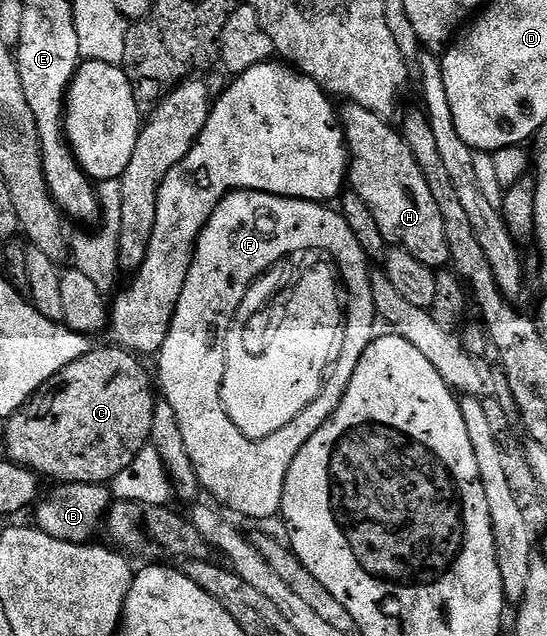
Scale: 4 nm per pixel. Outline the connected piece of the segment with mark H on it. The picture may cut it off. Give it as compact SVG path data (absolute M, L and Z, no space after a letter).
M350 103L344 106L344 109L341 109L341 124L343 135L347 138L347 152L350 157L349 185L368 205L388 246L409 251L421 263L436 271L450 266L449 243L445 243L445 223L441 223L437 199L433 199L433 191L429 191L429 183L417 159L413 159L413 151L405 143L402 132L398 128L390 129L387 126L390 124L373 111L365 111L361 106Z

